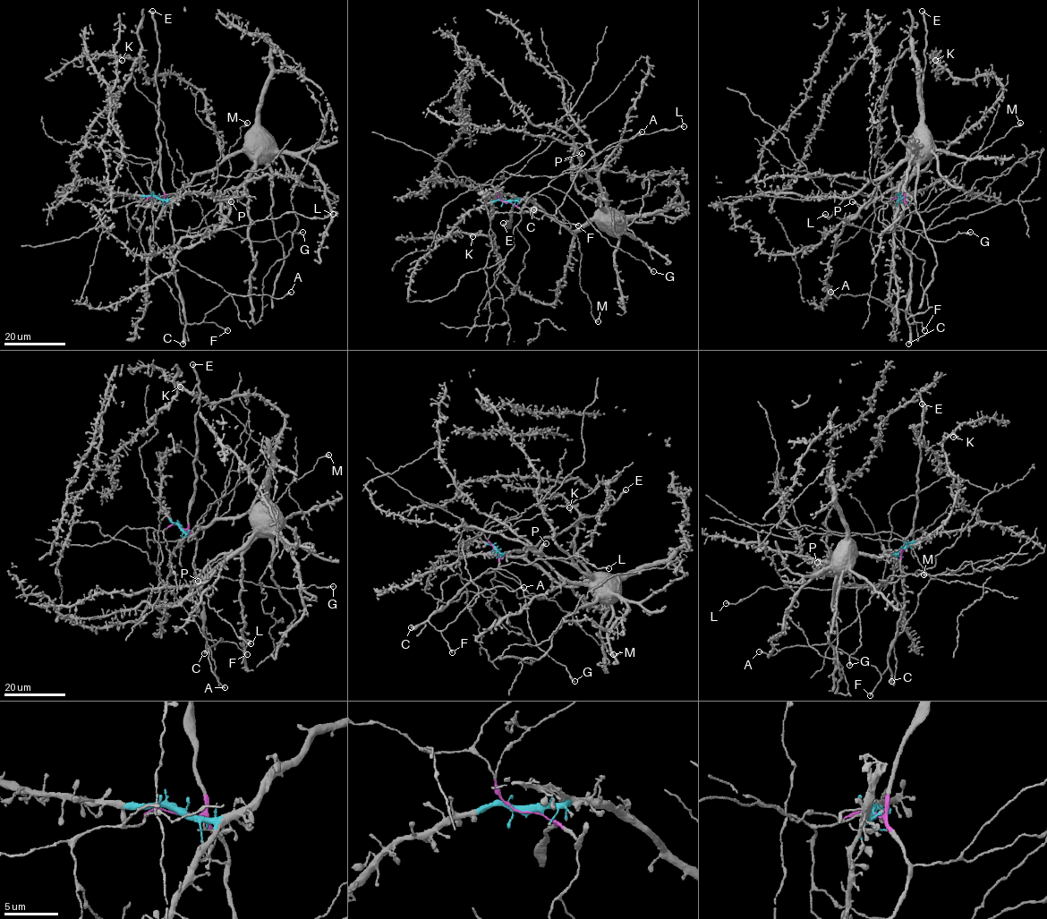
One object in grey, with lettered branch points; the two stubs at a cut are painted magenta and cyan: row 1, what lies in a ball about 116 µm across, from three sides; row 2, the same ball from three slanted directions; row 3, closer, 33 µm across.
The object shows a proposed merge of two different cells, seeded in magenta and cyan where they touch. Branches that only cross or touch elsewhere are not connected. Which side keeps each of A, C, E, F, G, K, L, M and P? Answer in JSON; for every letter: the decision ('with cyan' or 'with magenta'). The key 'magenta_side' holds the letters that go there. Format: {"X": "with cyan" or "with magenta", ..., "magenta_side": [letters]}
{"A": "with magenta", "C": "with magenta", "E": "with magenta", "F": "with magenta", "G": "with magenta", "K": "with cyan", "L": "with magenta", "M": "with magenta", "P": "with cyan", "magenta_side": ["A", "C", "E", "F", "G", "L", "M"]}

